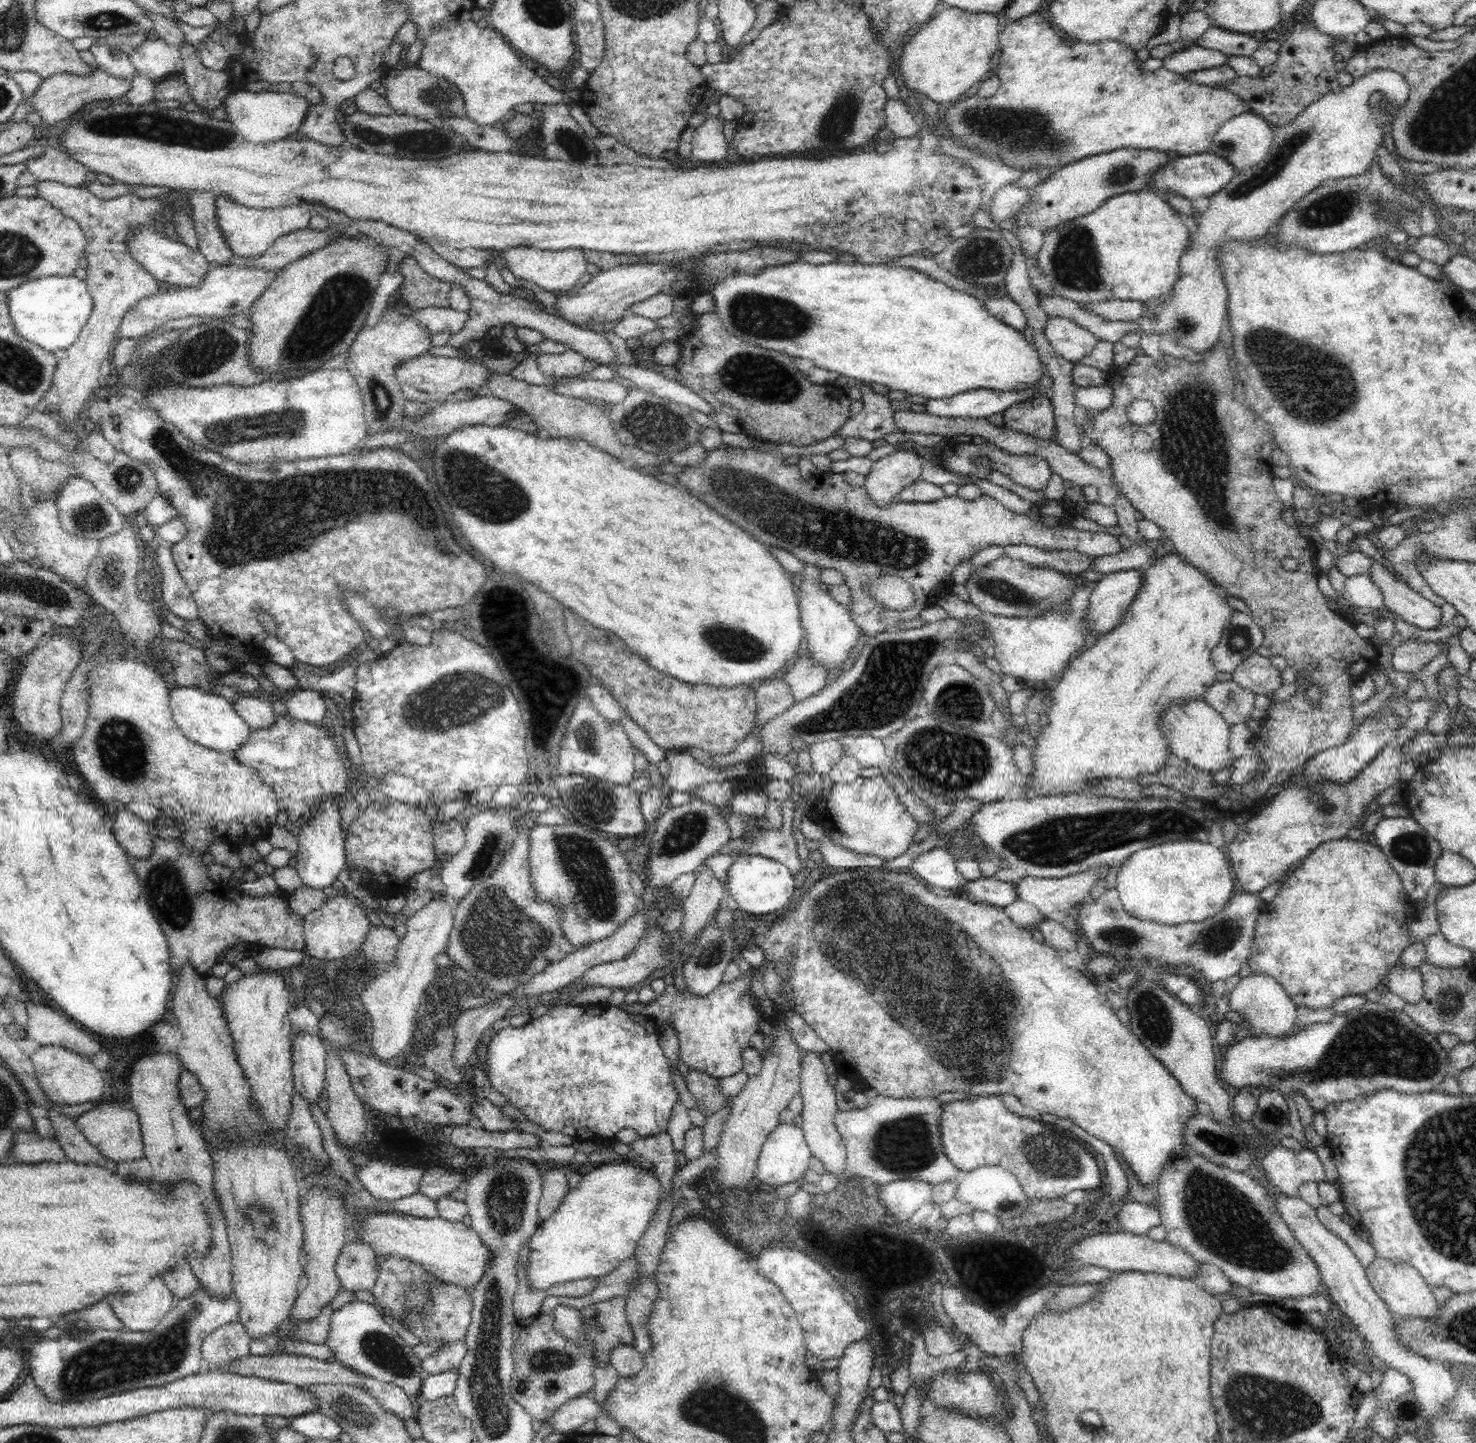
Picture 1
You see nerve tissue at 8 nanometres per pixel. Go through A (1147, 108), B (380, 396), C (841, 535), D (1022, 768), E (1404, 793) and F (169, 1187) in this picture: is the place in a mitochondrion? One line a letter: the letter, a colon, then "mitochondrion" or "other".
A: other
B: mitochondrion
C: mitochondrion
D: other
E: other
F: other

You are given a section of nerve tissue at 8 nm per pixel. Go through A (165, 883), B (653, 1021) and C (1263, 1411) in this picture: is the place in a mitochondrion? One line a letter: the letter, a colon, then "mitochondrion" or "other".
A: mitochondrion
B: other
C: mitochondrion

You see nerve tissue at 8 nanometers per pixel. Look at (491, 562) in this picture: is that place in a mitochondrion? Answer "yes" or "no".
no

